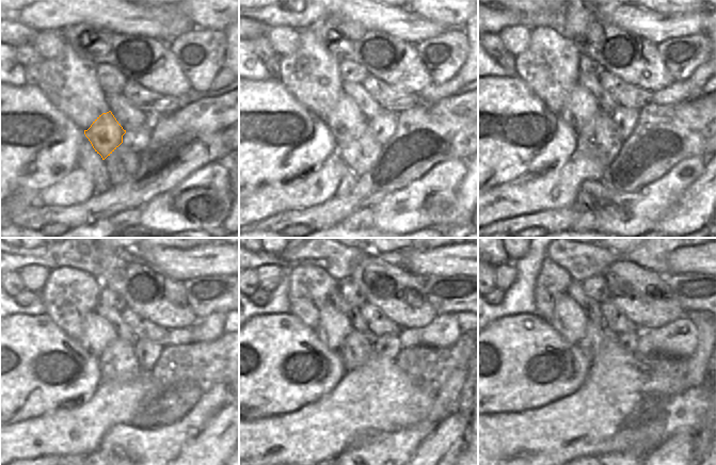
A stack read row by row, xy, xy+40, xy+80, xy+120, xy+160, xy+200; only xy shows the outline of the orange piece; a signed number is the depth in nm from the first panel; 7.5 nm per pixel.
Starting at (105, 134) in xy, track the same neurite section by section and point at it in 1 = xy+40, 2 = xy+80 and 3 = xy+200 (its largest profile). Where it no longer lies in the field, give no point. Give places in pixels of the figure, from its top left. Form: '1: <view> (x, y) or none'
1: xy+40 (346, 122)
2: xy+80 (581, 108)
3: xy+200 (569, 320)

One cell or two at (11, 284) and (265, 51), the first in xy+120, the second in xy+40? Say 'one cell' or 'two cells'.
one cell

